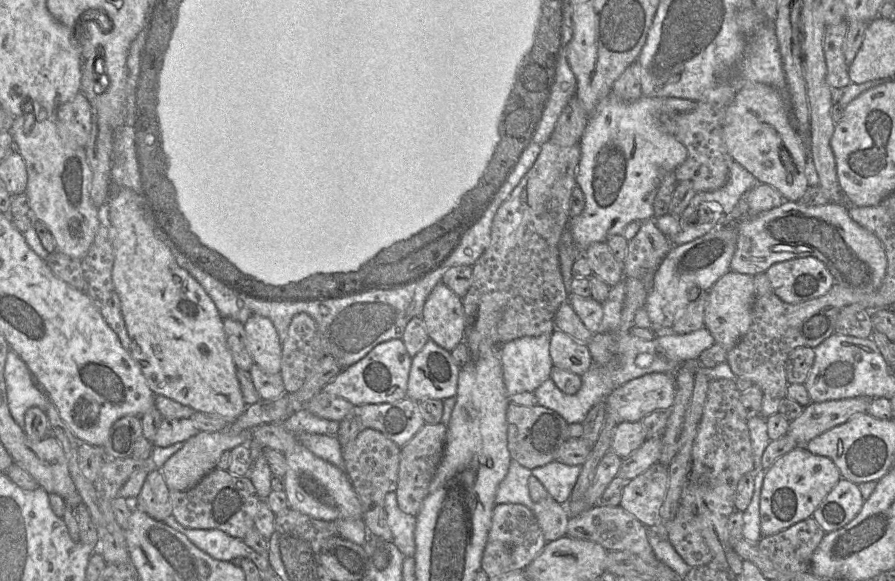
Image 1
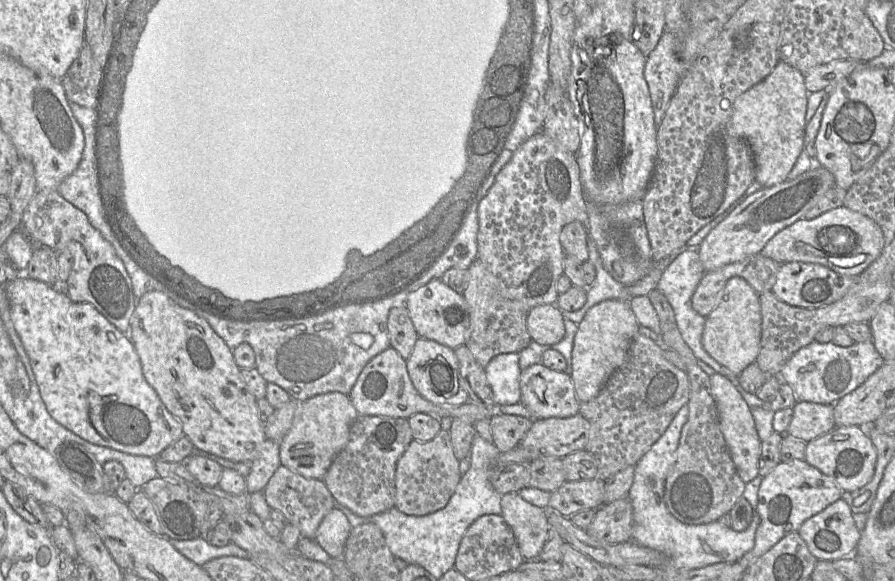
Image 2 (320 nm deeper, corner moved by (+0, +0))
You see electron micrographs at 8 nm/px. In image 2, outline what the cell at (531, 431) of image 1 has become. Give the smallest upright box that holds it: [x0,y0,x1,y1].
[490,413,534,452]

